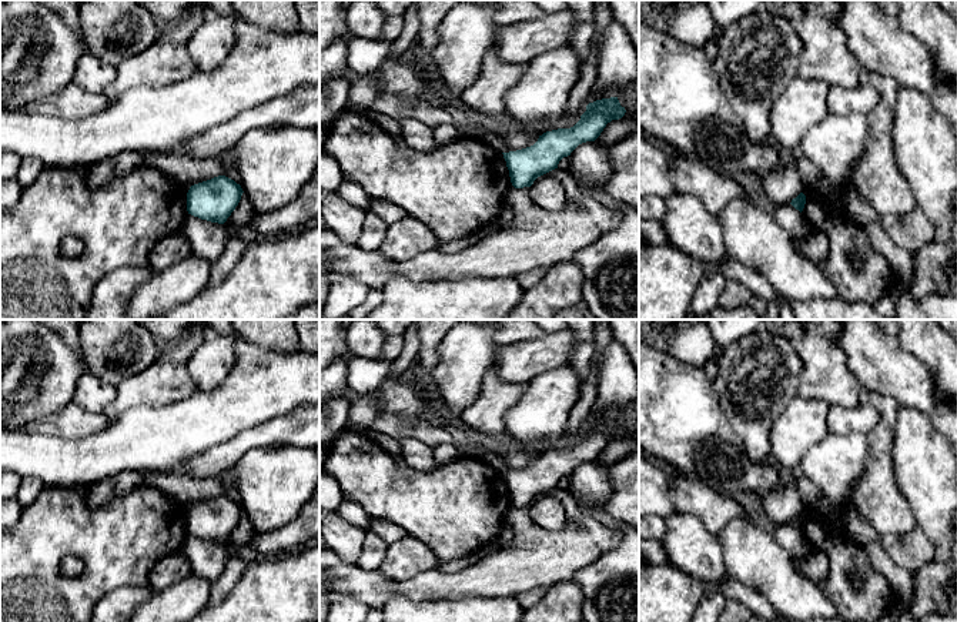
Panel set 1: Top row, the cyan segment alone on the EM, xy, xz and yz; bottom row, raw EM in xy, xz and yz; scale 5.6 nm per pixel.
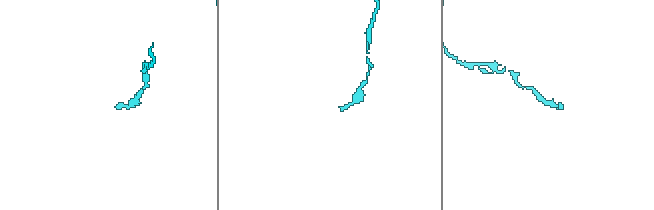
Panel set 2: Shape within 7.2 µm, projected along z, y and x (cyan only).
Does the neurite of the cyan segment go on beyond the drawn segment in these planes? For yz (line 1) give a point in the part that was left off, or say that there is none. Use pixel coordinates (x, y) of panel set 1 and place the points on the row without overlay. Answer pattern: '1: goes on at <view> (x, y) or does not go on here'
1: does not go on here

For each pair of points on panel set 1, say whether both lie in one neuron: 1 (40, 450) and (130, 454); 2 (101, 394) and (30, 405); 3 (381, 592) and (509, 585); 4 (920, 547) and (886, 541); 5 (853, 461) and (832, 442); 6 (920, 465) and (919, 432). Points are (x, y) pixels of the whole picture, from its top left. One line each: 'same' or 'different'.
1: same
2: different
3: same
4: same
5: same
6: same

